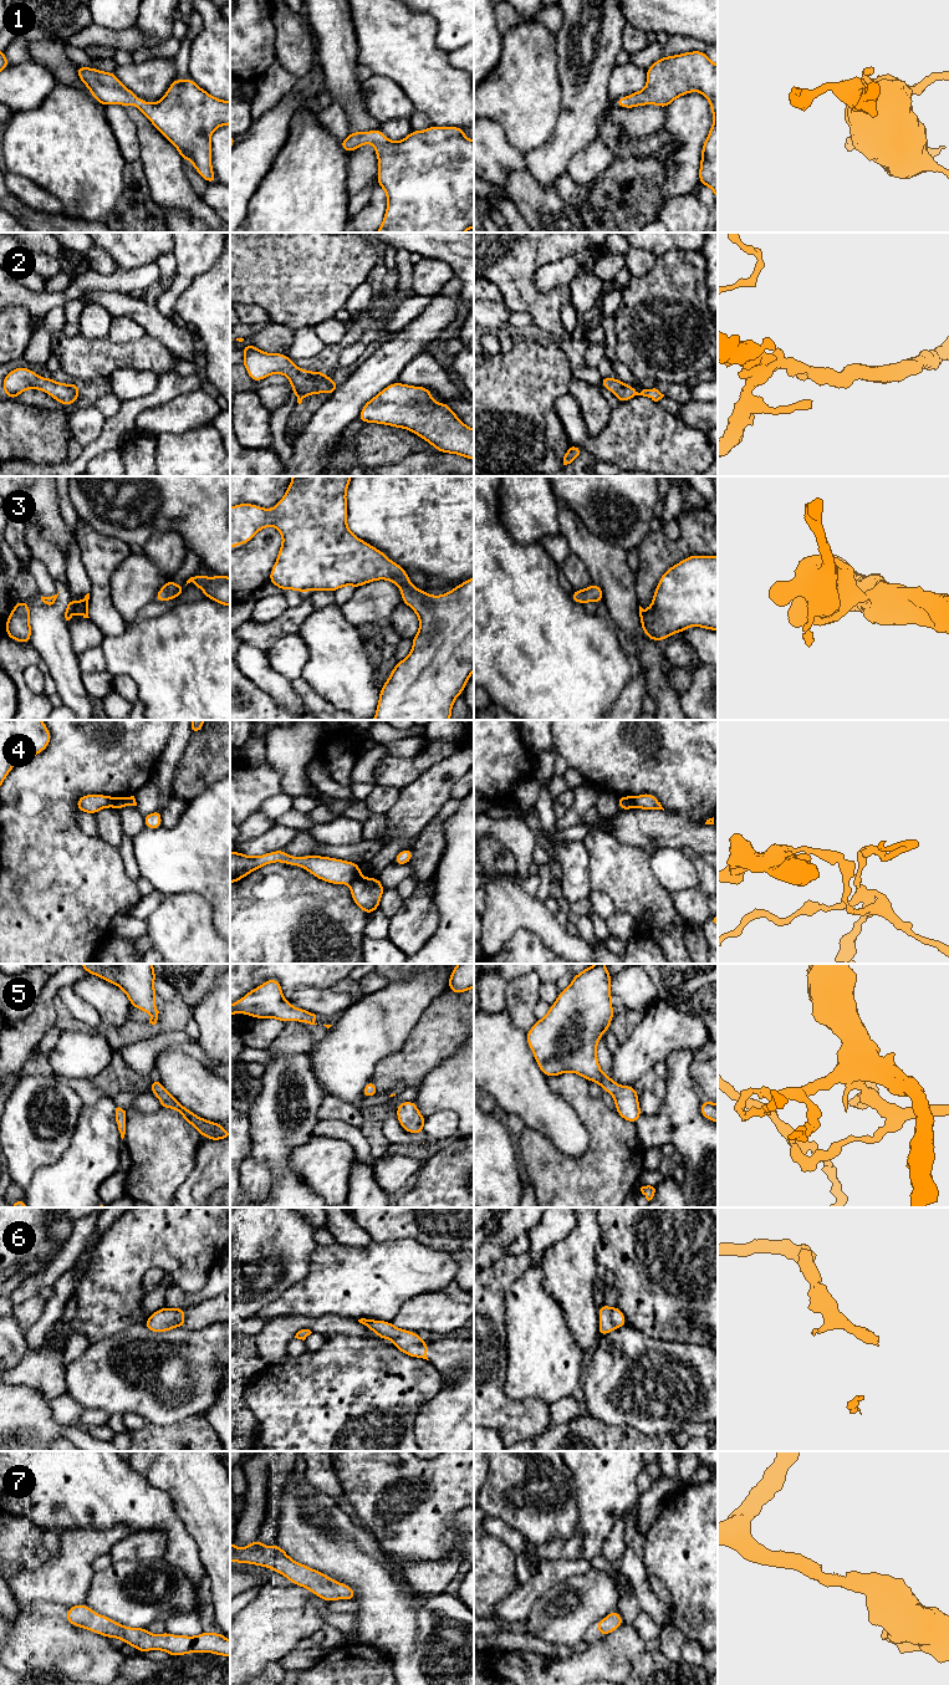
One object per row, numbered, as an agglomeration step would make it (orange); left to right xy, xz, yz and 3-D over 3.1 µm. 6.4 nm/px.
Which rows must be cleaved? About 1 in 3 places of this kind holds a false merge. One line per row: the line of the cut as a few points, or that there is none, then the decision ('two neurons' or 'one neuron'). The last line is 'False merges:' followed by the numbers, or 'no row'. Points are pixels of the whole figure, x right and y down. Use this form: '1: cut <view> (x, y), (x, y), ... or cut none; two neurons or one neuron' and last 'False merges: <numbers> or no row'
1: cut none; one neuron
2: cut none; one neuron
3: cut none; one neuron
4: cut xz (361, 876), (350, 884); two neurons
5: cut none; one neuron
6: cut none; one neuron
7: cut none; one neuron
False merges: 4

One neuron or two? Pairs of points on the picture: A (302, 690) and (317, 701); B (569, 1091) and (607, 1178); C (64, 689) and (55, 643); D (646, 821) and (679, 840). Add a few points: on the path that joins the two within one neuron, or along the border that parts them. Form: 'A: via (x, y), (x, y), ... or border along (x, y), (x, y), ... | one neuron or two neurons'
A: via (306, 694), (314, 701) | one neuron
B: via (591, 1112), (607, 1128), (607, 1155) | one neuron
C: via (64, 678), (62, 660), (59, 654) | one neuron
D: via (654, 828), (671, 831) | one neuron

